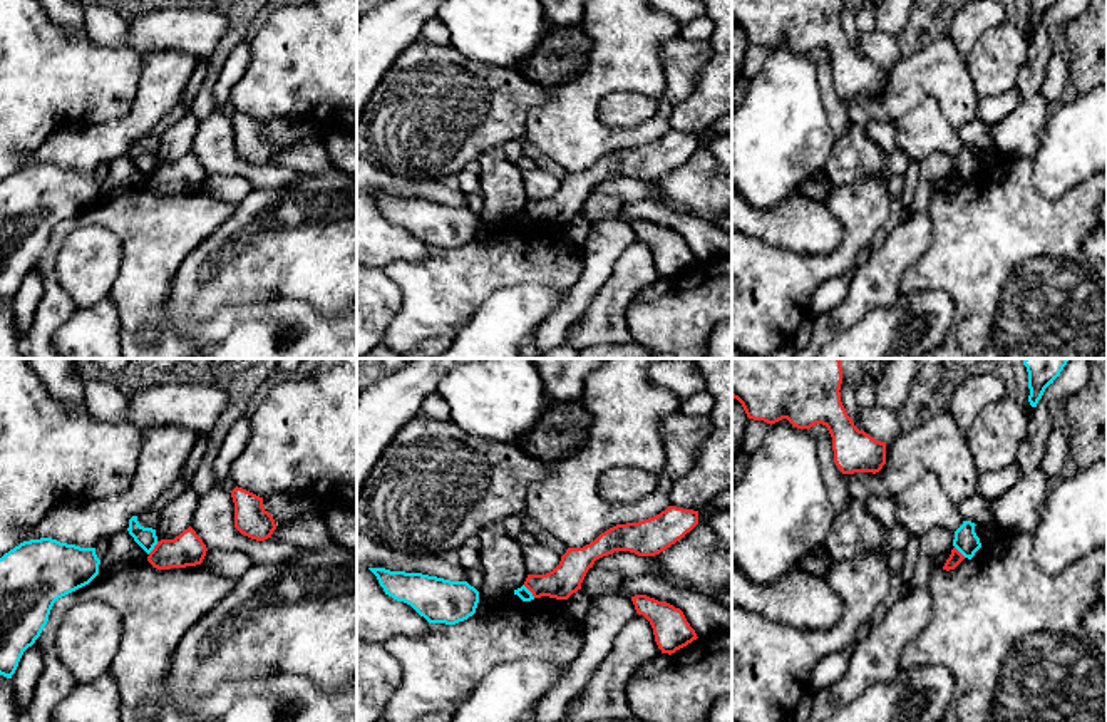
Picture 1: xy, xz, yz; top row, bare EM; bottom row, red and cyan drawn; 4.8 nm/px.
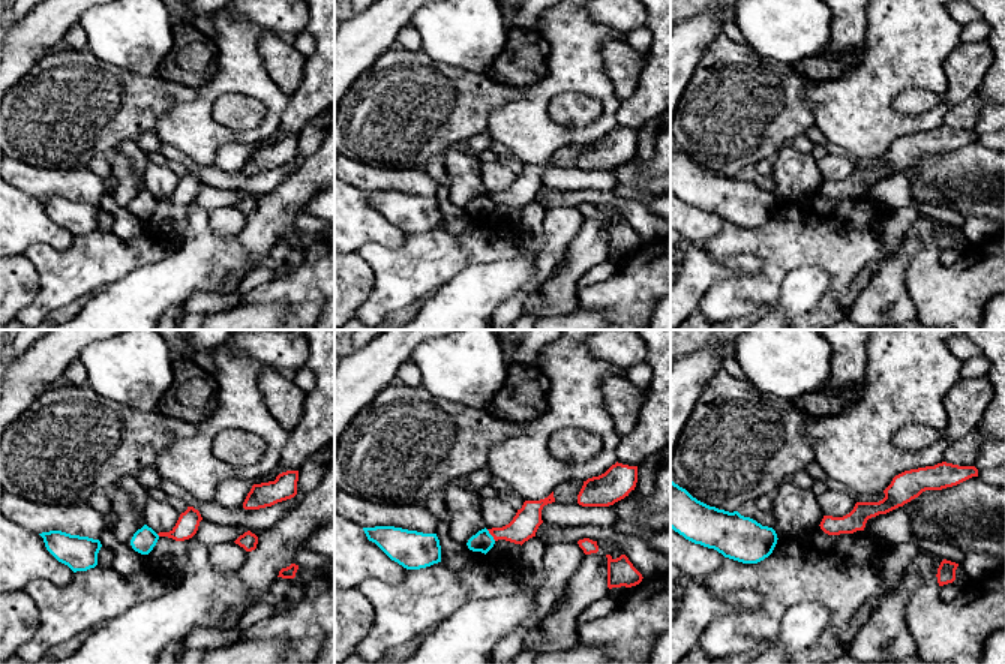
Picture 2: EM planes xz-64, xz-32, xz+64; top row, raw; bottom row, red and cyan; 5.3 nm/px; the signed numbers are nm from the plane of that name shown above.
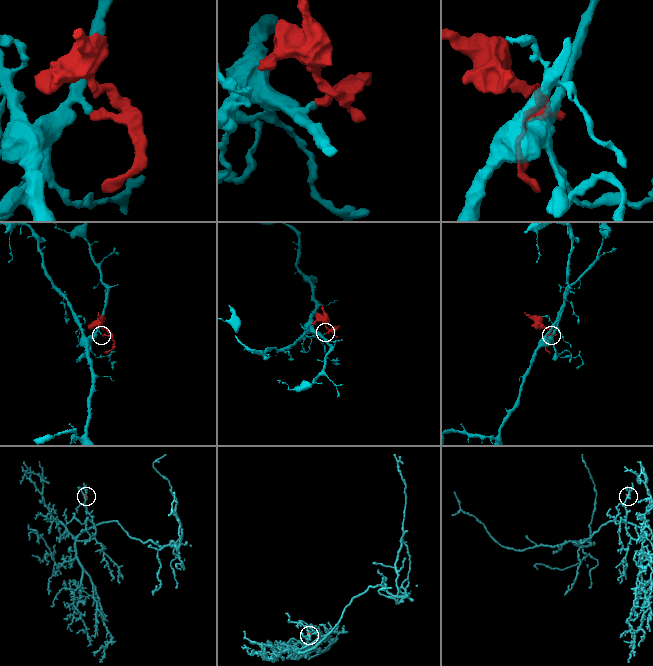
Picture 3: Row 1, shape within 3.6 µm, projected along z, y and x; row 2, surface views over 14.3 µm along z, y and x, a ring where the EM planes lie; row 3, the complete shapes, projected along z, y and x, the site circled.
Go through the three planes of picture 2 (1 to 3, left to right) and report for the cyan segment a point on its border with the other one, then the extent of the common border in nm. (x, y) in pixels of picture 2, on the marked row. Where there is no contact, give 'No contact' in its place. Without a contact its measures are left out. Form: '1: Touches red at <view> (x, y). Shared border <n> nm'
1: No contact
2: Touches red at xz-32 (491, 534). Shared border 80 nm
3: No contact

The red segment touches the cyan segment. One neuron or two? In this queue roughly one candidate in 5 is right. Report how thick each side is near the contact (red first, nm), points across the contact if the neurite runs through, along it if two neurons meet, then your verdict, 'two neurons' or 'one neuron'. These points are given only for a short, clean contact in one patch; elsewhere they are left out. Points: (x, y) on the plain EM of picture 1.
160/100 nm | along xy (158, 166), (148, 178) | two neurons

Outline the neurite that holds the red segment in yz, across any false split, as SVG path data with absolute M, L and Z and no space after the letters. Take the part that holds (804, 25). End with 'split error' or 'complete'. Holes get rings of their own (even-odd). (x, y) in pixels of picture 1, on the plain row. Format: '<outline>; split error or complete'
M732 0L732 22L754 45L826 50L842 99L876 99L886 89L886 67L854 50L841 27L841 8L842 0Z; complete

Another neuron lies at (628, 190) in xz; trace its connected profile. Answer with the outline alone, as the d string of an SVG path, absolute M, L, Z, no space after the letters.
M615 176L595 186L593 193L616 196L623 203L656 201L658 188L651 181L638 181L630 176Z

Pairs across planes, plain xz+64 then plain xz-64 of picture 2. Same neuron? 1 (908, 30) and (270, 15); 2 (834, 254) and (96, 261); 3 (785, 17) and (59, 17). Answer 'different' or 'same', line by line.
1: different
2: same
3: different

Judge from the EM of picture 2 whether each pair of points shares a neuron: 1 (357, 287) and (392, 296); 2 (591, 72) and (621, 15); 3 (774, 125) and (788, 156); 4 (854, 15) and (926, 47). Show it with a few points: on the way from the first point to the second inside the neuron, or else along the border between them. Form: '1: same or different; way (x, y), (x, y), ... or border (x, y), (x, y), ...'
1: different; border (362, 255), (374, 273), (374, 288), (354, 314)
2: different; border (588, 15), (603, 24), (609, 24), (623, 35)
3: different; border (788, 143), (773, 158)
4: different; border (867, 15), (864, 44)

